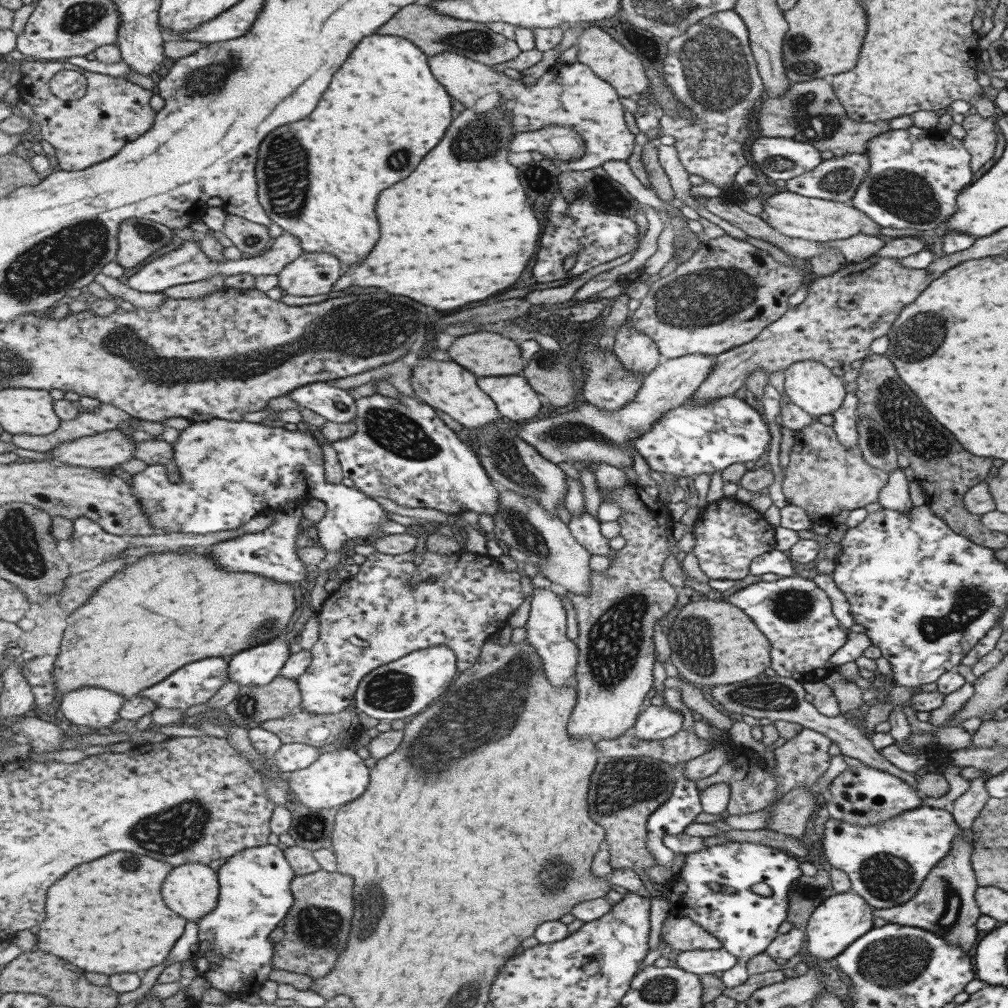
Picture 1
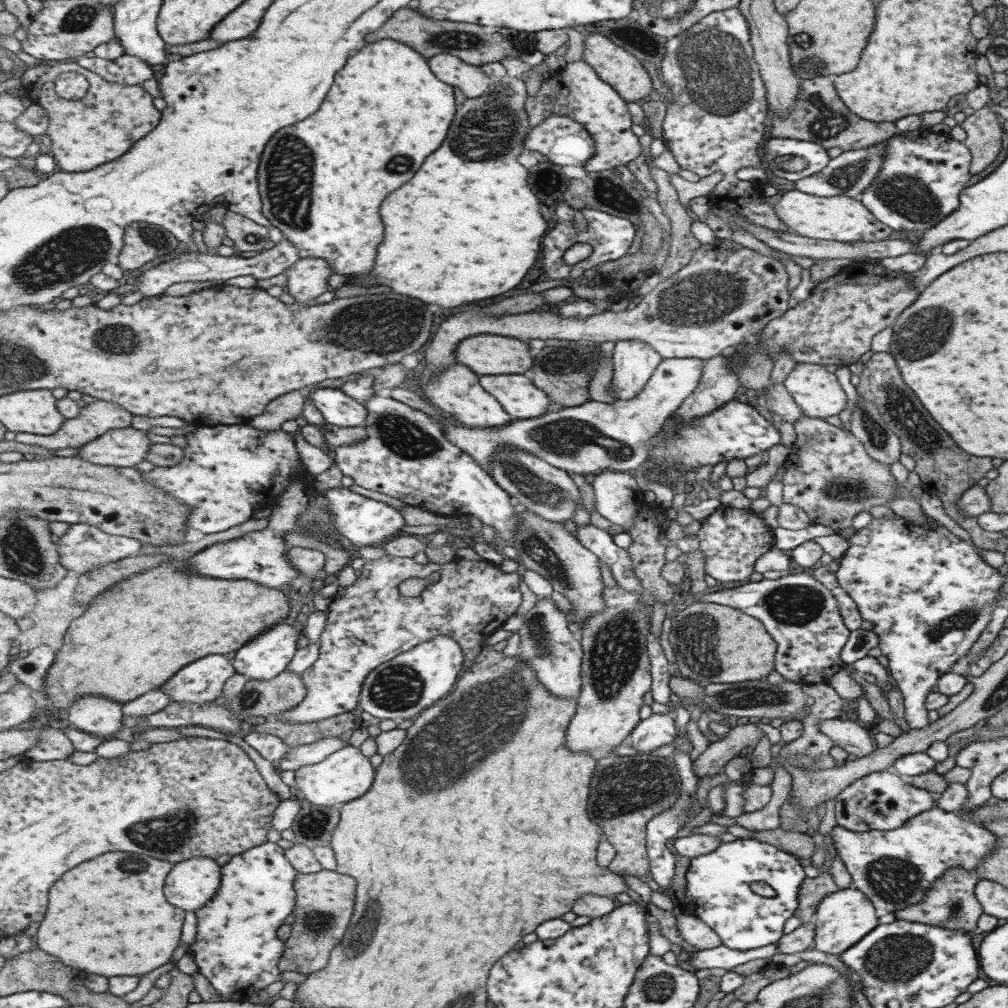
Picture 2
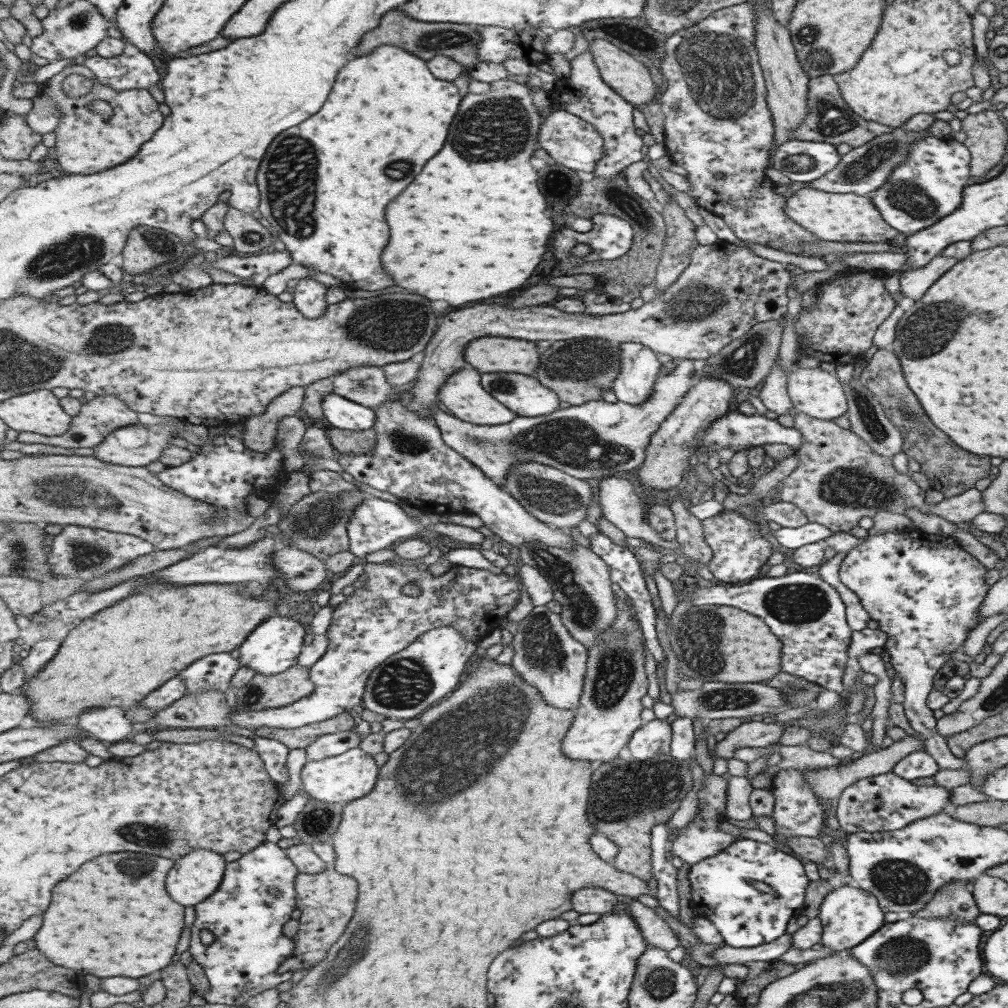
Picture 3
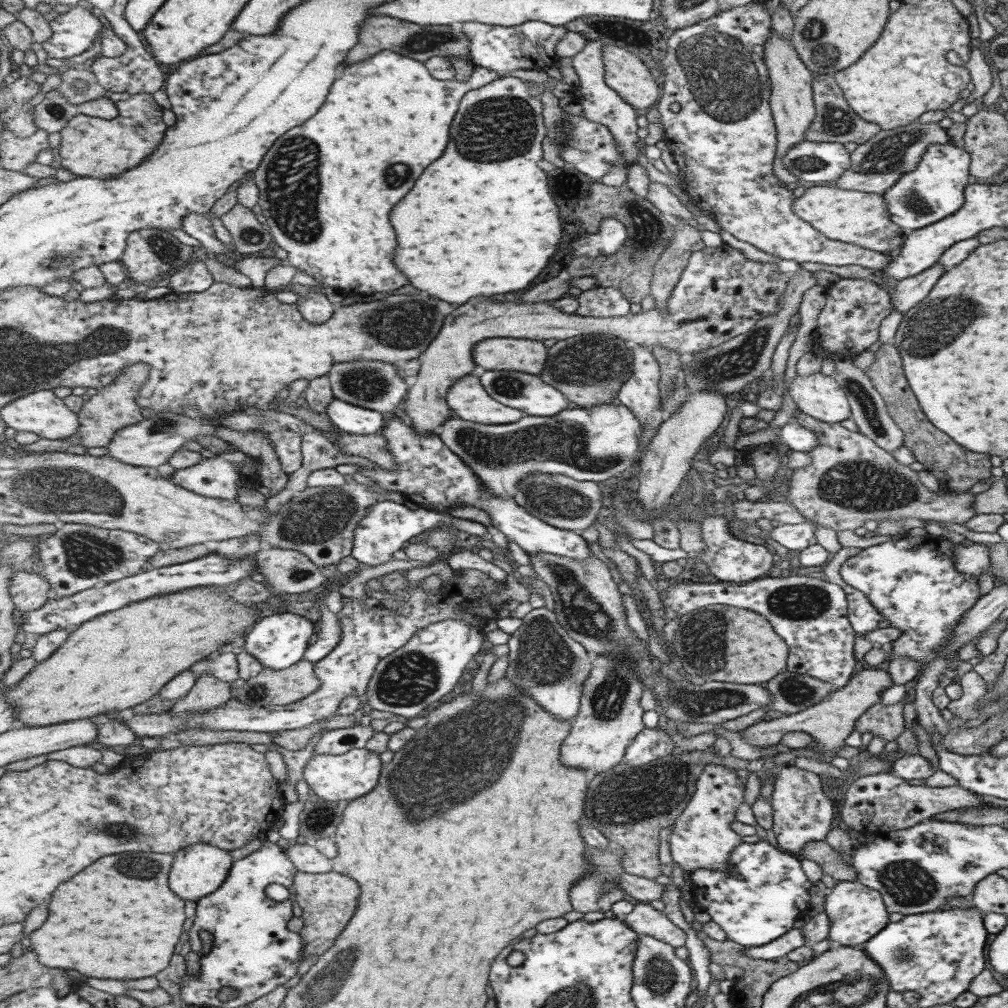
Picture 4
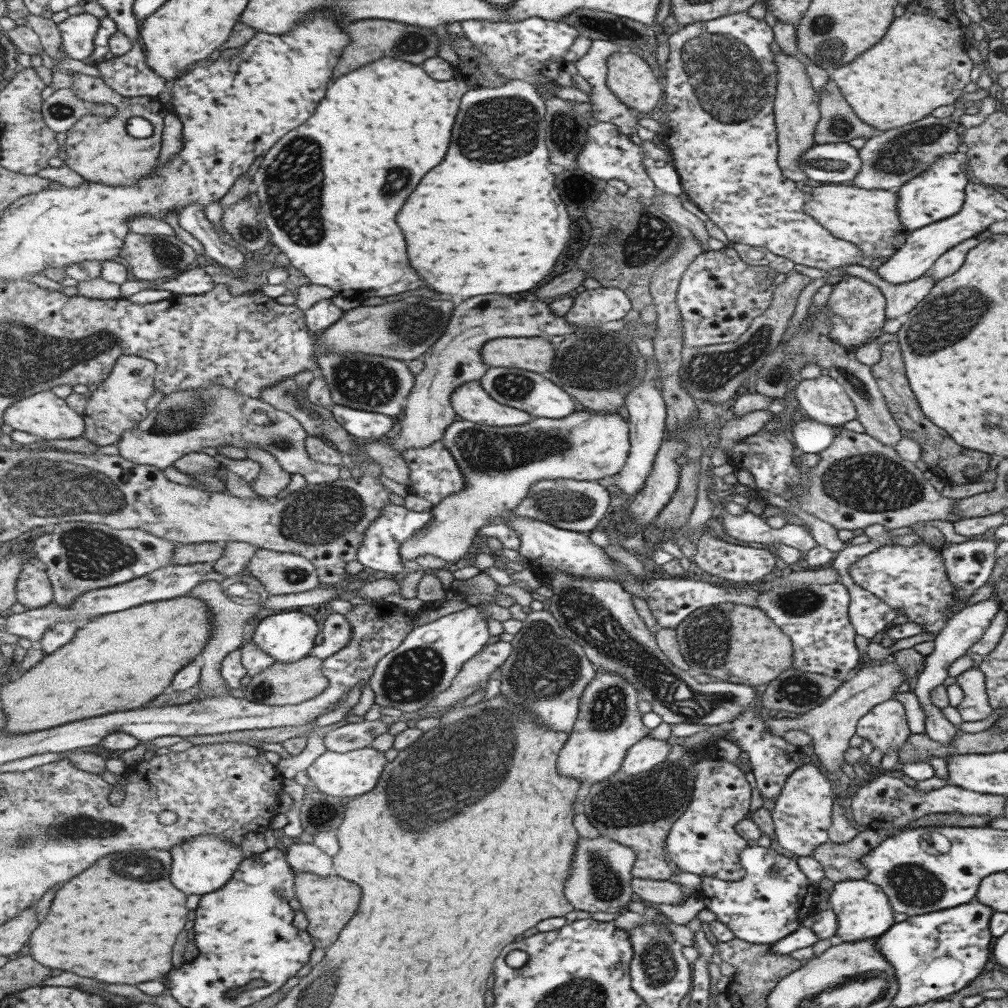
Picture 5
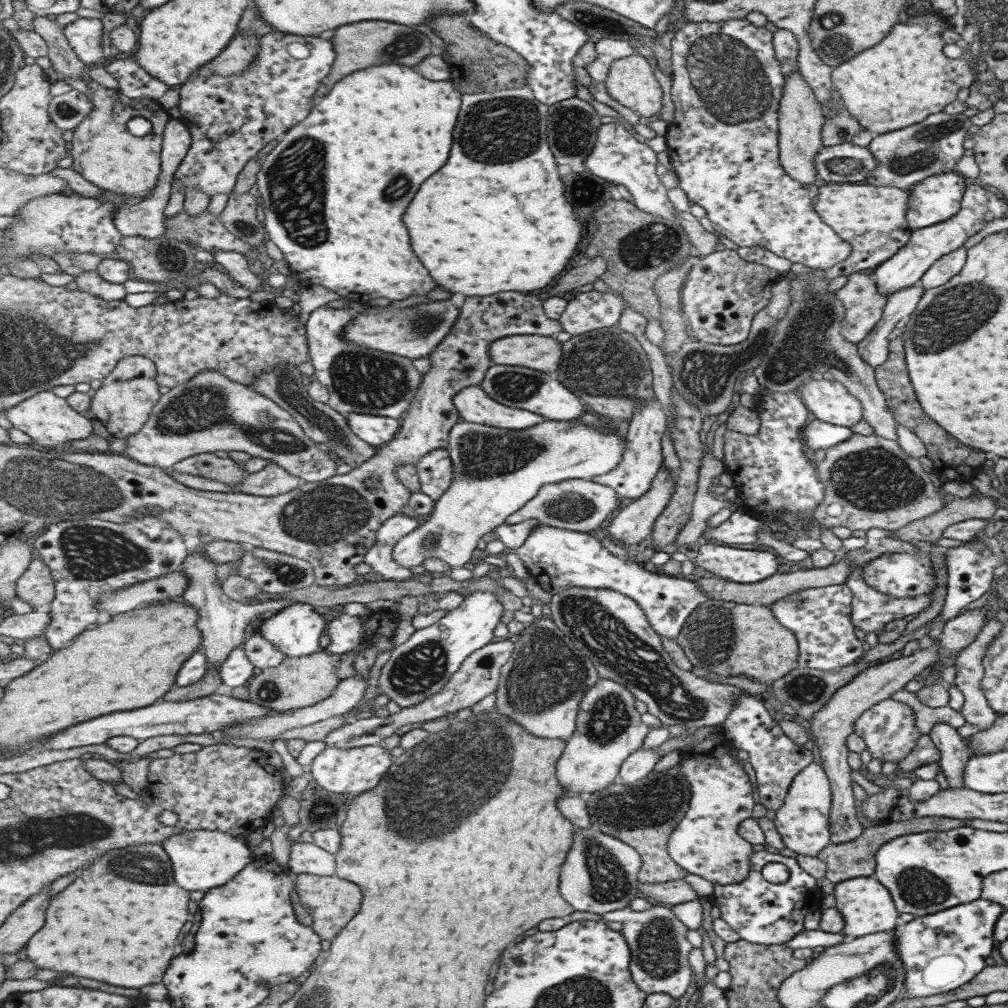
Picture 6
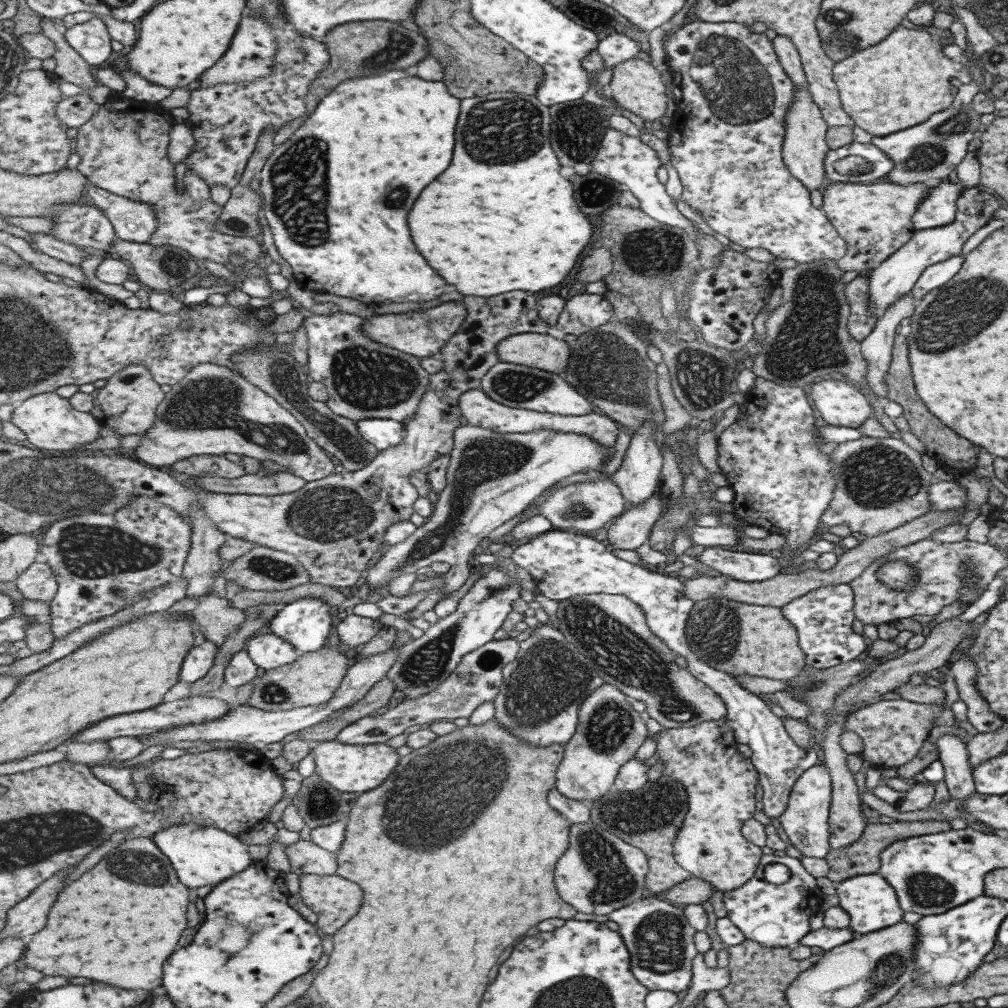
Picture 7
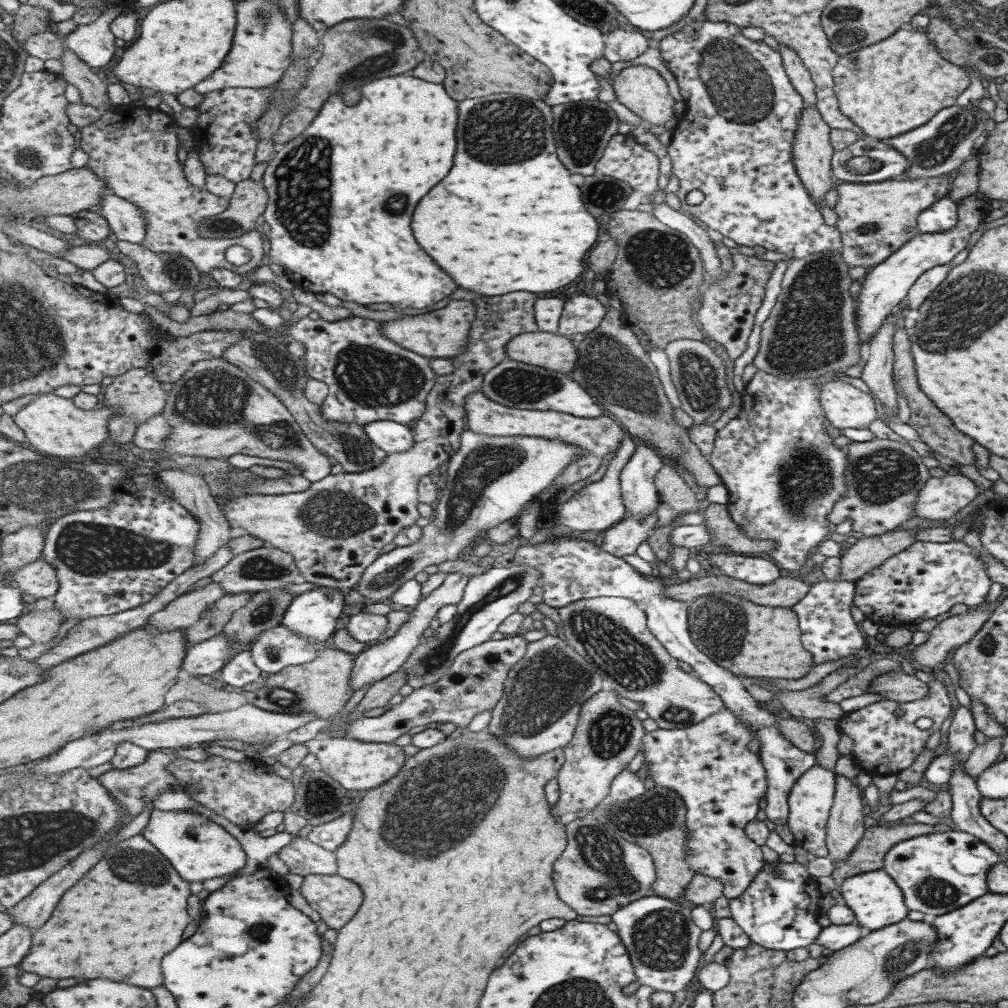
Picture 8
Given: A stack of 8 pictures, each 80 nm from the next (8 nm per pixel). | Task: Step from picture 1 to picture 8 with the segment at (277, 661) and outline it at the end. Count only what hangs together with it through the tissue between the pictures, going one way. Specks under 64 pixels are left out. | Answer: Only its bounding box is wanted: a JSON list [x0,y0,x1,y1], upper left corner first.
[280,588,353,644]

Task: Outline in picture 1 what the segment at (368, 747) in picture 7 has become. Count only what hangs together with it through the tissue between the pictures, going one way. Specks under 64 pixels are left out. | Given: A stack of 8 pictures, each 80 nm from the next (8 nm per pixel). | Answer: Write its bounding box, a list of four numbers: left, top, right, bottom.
[289,747,370,809]

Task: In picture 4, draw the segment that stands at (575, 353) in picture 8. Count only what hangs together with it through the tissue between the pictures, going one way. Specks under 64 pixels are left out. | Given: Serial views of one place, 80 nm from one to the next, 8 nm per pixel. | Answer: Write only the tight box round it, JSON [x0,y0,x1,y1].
[474,339,550,375]

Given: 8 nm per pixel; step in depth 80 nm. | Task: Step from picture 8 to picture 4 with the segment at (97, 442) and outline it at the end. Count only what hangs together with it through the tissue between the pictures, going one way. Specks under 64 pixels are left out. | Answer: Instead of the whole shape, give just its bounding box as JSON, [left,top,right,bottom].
[2,390,81,439]

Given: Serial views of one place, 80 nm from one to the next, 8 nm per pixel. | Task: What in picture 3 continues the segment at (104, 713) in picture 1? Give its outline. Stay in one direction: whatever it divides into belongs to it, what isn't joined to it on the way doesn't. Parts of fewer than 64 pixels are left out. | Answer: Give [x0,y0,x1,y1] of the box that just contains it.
[75,706,136,745]

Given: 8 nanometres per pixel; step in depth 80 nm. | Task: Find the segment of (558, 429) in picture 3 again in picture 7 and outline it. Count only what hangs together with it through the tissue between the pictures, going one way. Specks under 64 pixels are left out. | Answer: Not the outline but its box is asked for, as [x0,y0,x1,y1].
[365,424,616,599]

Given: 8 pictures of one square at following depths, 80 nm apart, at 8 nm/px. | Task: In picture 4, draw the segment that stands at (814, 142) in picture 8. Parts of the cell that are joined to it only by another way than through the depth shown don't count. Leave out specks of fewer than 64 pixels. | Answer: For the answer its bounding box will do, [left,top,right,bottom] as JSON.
[763,29,815,183]

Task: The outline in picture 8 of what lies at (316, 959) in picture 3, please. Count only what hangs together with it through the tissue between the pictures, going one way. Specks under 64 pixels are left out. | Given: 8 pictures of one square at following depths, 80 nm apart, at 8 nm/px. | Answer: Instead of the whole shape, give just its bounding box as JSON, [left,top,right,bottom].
[300,874,363,931]

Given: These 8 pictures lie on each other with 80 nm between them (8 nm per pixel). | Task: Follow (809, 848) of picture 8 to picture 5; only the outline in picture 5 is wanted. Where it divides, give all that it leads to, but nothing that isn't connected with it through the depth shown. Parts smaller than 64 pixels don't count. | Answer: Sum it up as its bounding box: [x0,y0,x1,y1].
[777,763,833,858]

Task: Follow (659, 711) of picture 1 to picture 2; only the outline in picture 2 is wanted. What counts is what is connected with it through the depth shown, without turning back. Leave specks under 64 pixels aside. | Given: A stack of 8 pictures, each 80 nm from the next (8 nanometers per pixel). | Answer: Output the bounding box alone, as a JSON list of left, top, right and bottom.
[627,713,676,754]

